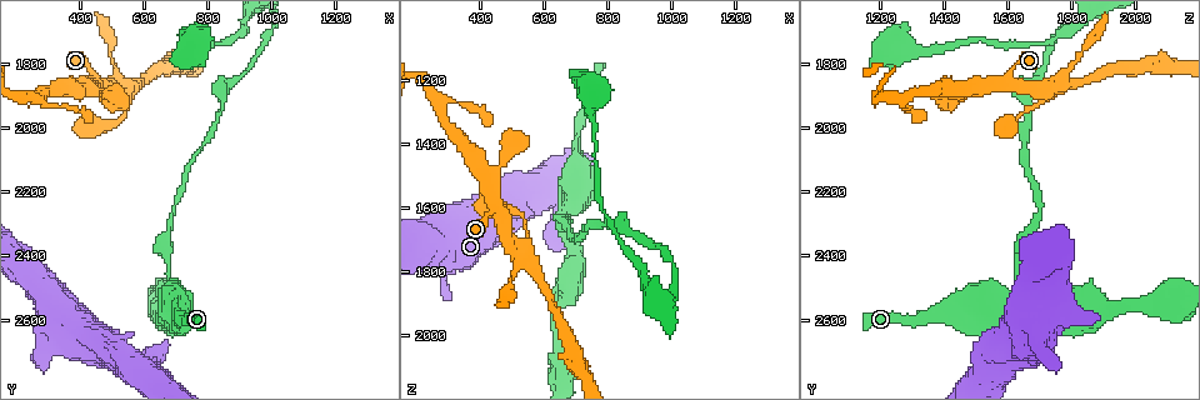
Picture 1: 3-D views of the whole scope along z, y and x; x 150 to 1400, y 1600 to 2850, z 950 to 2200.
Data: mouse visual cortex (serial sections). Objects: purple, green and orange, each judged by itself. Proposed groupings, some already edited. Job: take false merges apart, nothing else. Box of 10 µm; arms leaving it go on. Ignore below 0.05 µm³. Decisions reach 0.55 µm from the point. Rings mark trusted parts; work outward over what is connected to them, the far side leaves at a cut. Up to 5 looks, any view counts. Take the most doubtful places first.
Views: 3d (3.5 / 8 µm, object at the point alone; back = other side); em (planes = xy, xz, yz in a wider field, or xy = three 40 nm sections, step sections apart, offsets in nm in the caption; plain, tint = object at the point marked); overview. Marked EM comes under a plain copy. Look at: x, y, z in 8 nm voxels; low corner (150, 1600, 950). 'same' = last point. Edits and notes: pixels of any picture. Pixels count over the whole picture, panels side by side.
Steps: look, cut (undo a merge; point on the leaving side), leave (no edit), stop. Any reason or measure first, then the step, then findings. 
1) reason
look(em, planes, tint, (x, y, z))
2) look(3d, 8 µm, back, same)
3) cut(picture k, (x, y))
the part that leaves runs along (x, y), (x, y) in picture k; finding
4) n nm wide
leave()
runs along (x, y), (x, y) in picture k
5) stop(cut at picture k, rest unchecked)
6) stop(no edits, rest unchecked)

arms part here
look(3d, 3.5 µm, (280, 1900, 1280))

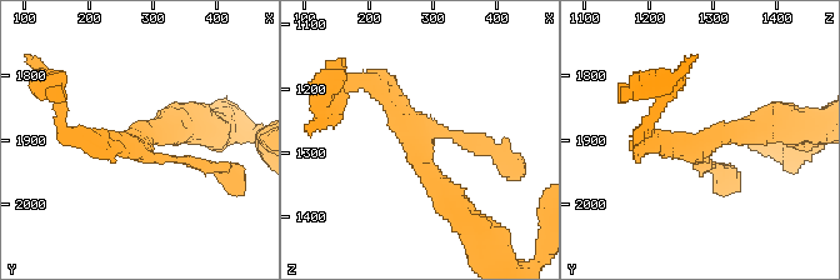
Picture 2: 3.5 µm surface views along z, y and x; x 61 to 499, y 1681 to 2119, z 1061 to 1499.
shape alone is not enough
look(em, xy, step 3, tint, (275, 1905, 1285))

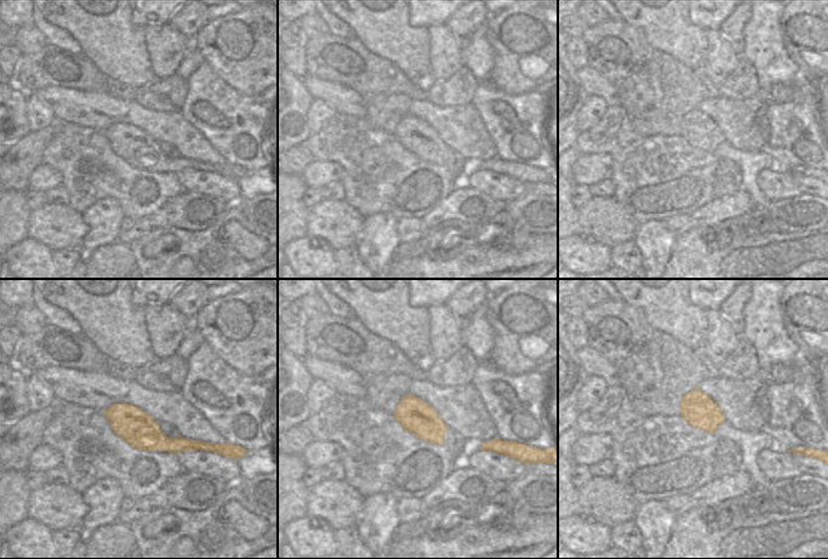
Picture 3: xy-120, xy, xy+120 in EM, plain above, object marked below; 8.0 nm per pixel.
leave()
runs along (458, 205), (365, 80) in picture 2; one cell here

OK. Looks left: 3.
sudden change in width
look(3d, 3.5 µm, (530, 1900, 1720))

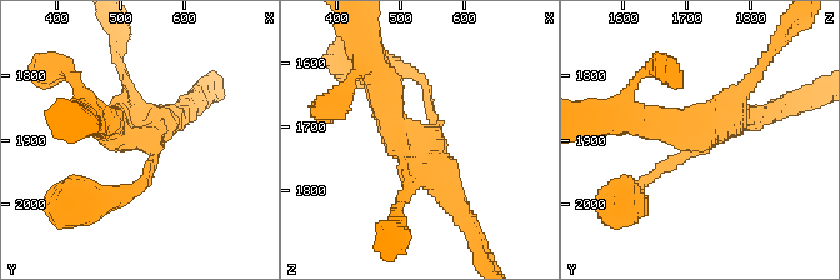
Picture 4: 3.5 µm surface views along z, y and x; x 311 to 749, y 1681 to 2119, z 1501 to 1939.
need the tissue
look(em, planes, tint, (530, 1895, 1730))

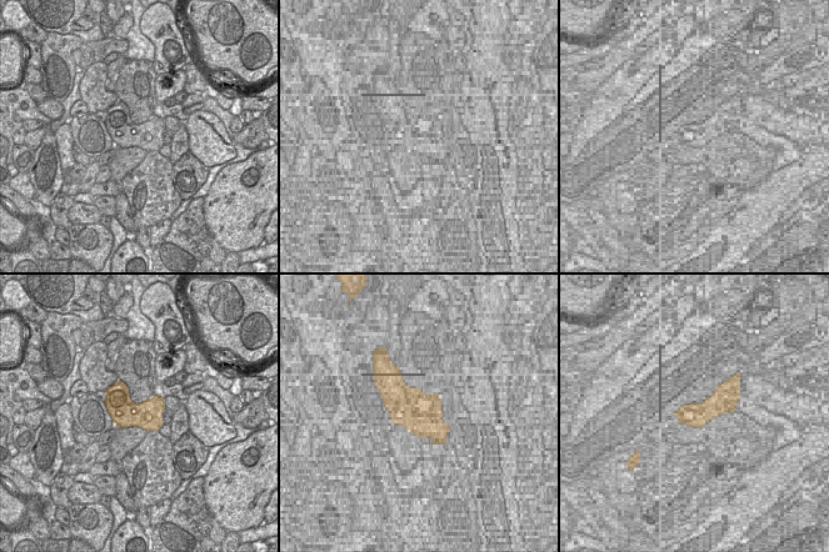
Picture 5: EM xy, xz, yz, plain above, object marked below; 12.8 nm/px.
another direction
look(em, xy, step 3, tint, same)

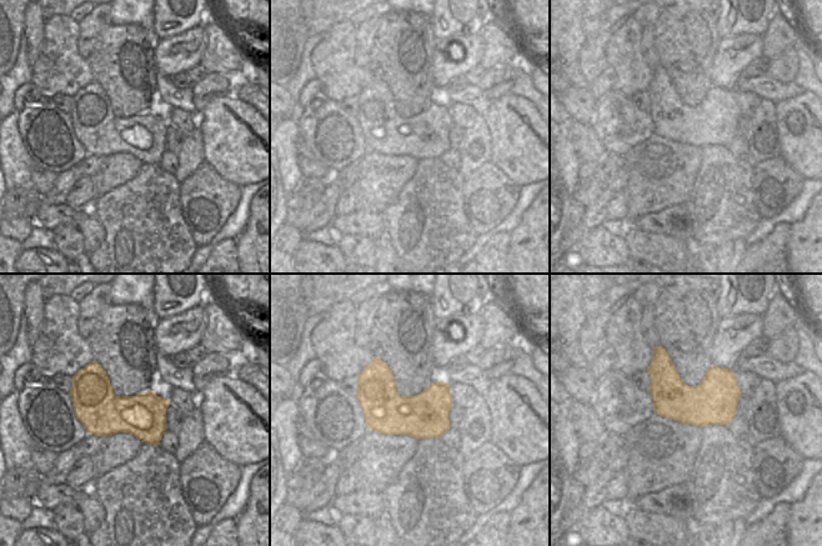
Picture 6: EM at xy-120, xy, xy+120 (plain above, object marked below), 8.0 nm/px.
360 nm wide
leave()
runs along (381, 84), (459, 209) in picture 4; one cell here

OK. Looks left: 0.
stop(no edits, rest unchecked)

